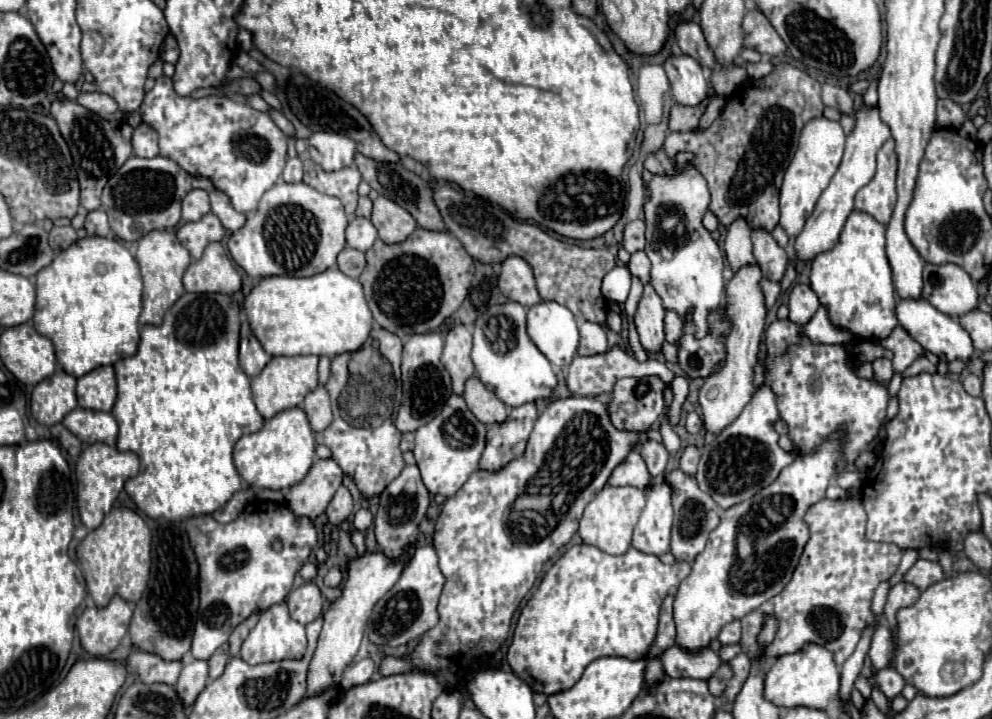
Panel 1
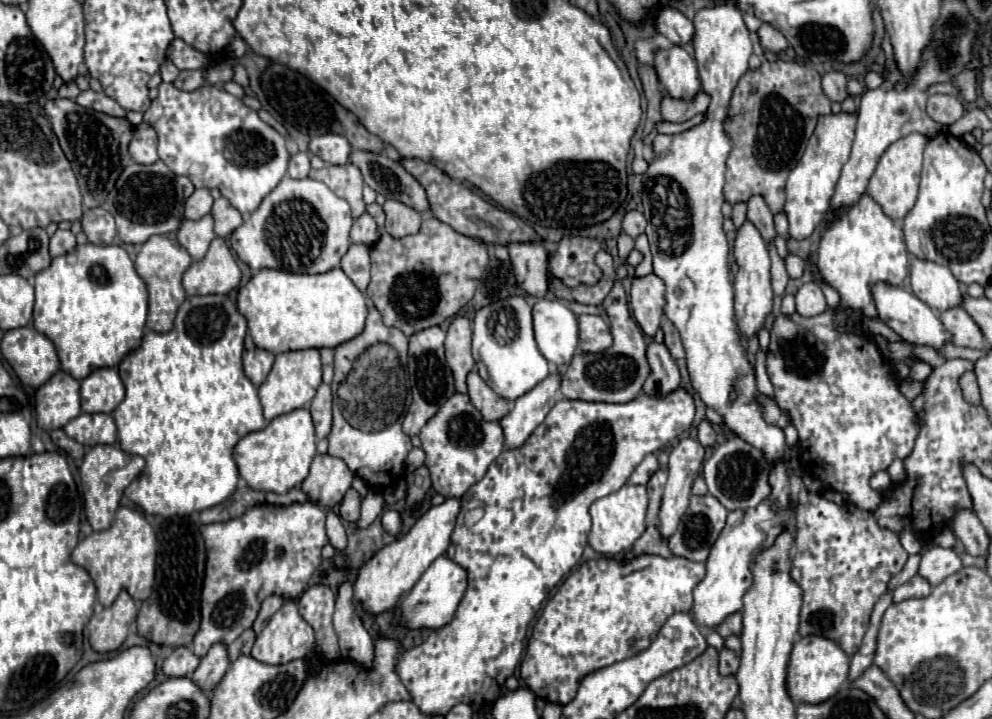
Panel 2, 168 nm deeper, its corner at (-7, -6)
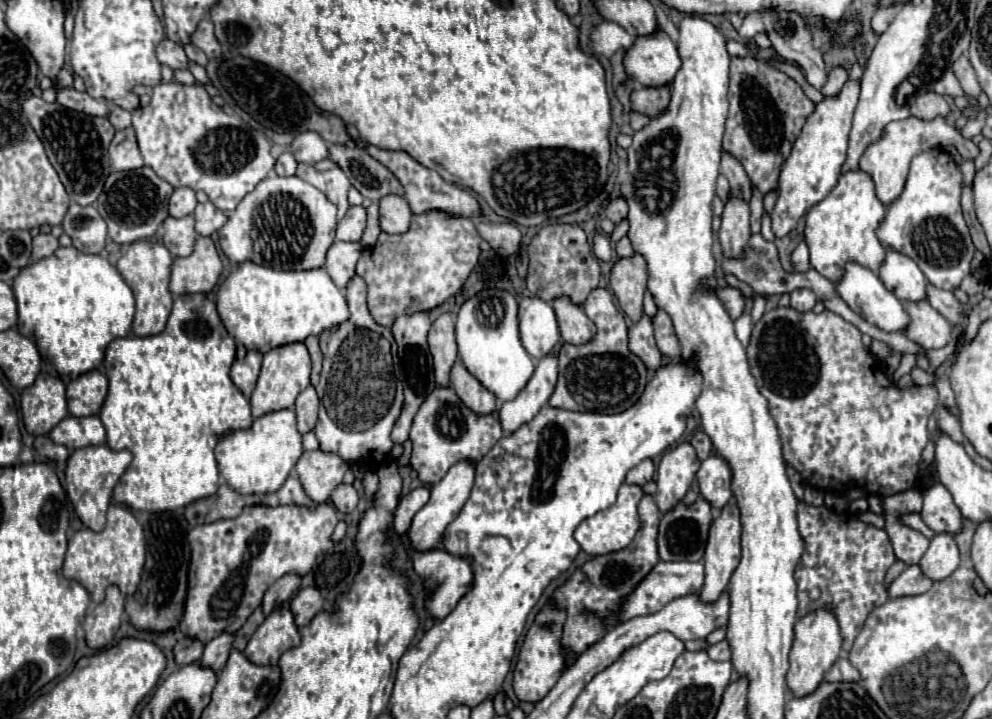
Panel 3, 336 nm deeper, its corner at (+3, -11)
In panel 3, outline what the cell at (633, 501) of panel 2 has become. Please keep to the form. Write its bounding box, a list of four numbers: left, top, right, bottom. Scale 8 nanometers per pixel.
[576,485,644,557]

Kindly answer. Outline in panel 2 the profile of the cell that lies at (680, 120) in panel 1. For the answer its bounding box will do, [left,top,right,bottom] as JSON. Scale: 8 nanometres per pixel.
[660,92,710,122]

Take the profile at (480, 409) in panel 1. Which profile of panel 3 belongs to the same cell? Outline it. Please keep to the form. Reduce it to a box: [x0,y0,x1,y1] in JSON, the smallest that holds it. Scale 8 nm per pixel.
[450,361,496,415]

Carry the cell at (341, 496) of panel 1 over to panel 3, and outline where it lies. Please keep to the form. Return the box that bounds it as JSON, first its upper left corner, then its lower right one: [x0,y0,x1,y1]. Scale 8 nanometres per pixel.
[332,485,358,515]

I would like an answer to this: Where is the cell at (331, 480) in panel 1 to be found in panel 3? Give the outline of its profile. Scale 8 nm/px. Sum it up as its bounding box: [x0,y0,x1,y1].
[296,451,348,503]

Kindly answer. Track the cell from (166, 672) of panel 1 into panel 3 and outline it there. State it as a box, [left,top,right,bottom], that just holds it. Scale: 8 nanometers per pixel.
[174,637,204,665]

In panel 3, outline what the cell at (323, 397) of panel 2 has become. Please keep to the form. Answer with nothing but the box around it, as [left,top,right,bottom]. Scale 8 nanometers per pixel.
[296,385,318,435]

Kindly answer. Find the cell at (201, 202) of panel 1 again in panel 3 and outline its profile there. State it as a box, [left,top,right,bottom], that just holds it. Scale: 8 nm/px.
[168,187,198,217]

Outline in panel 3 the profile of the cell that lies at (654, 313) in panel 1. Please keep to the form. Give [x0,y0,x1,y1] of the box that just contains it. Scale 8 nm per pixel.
[610,255,648,323]

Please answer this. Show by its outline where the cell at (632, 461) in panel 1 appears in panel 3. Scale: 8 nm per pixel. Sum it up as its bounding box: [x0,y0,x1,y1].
[626,459,654,487]

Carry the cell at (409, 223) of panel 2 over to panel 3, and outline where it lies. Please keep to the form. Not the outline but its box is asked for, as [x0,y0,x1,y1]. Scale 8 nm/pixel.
[380,195,412,233]

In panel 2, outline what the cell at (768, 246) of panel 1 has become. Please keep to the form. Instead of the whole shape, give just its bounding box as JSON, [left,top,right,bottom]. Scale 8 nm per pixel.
[748,196,776,240]

